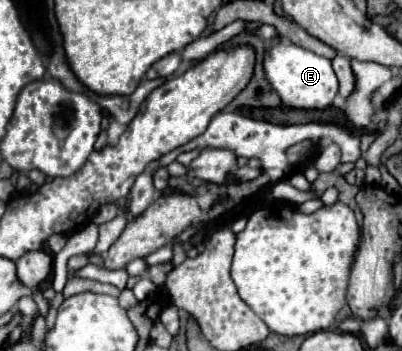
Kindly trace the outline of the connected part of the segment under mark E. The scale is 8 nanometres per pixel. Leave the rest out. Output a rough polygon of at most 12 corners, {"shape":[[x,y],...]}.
{"shape":[[292,42],[264,50],[264,78],[290,108],[338,92],[328,58]]}

